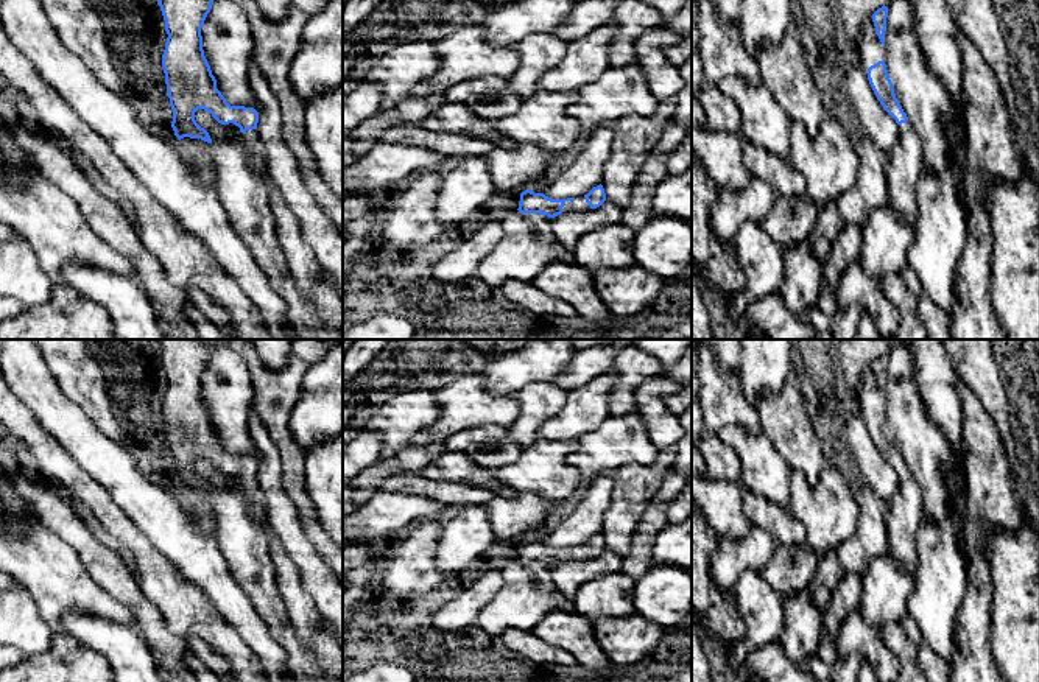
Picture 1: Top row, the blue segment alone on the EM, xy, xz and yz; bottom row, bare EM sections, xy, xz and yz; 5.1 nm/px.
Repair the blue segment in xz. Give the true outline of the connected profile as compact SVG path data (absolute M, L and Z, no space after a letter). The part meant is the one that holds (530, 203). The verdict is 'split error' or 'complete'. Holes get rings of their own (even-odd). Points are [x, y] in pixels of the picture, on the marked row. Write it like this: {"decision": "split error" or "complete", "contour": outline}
{"decision": "split error", "contour": "M603 185L593 187L587 195L567 198L567 199L551 199L544 193L534 193L525 190L520 193L520 213L541 213L548 218L555 218L562 212L590 210L600 207L606 201L606 193Z"}

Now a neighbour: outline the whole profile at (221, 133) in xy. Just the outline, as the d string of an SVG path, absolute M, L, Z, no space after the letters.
M198 109L195 112L196 123L204 128L212 140L217 142L227 142L231 145L240 145L240 139L237 137L235 131L227 125L218 123L210 112L204 109Z

